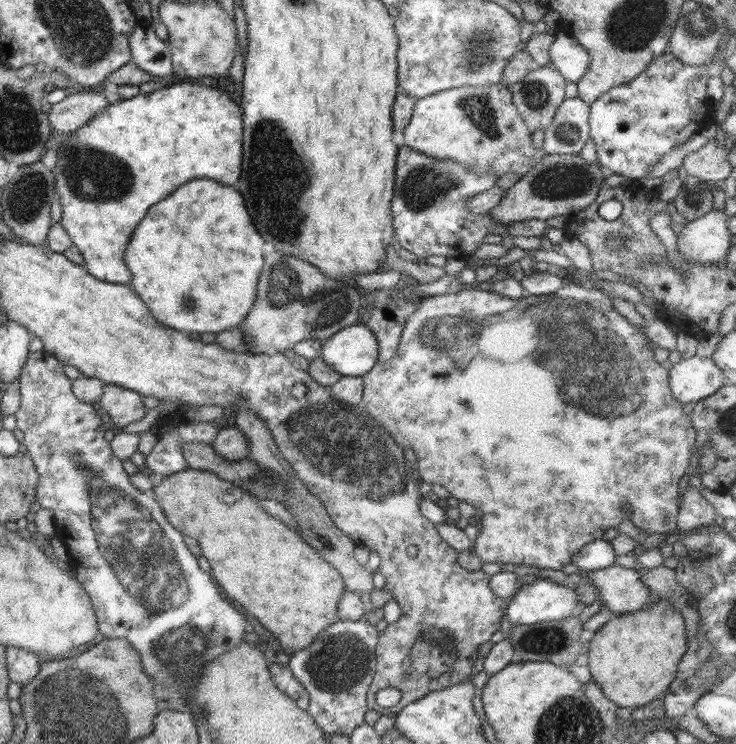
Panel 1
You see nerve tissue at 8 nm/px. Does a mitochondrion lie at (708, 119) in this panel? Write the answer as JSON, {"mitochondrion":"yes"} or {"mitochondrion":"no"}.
{"mitochondrion":"no"}

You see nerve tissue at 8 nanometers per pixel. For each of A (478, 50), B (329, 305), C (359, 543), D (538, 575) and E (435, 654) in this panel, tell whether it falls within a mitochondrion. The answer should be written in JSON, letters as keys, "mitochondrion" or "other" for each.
{"A":"mitochondrion","B":"mitochondrion","C":"other","D":"other","E":"mitochondrion"}

